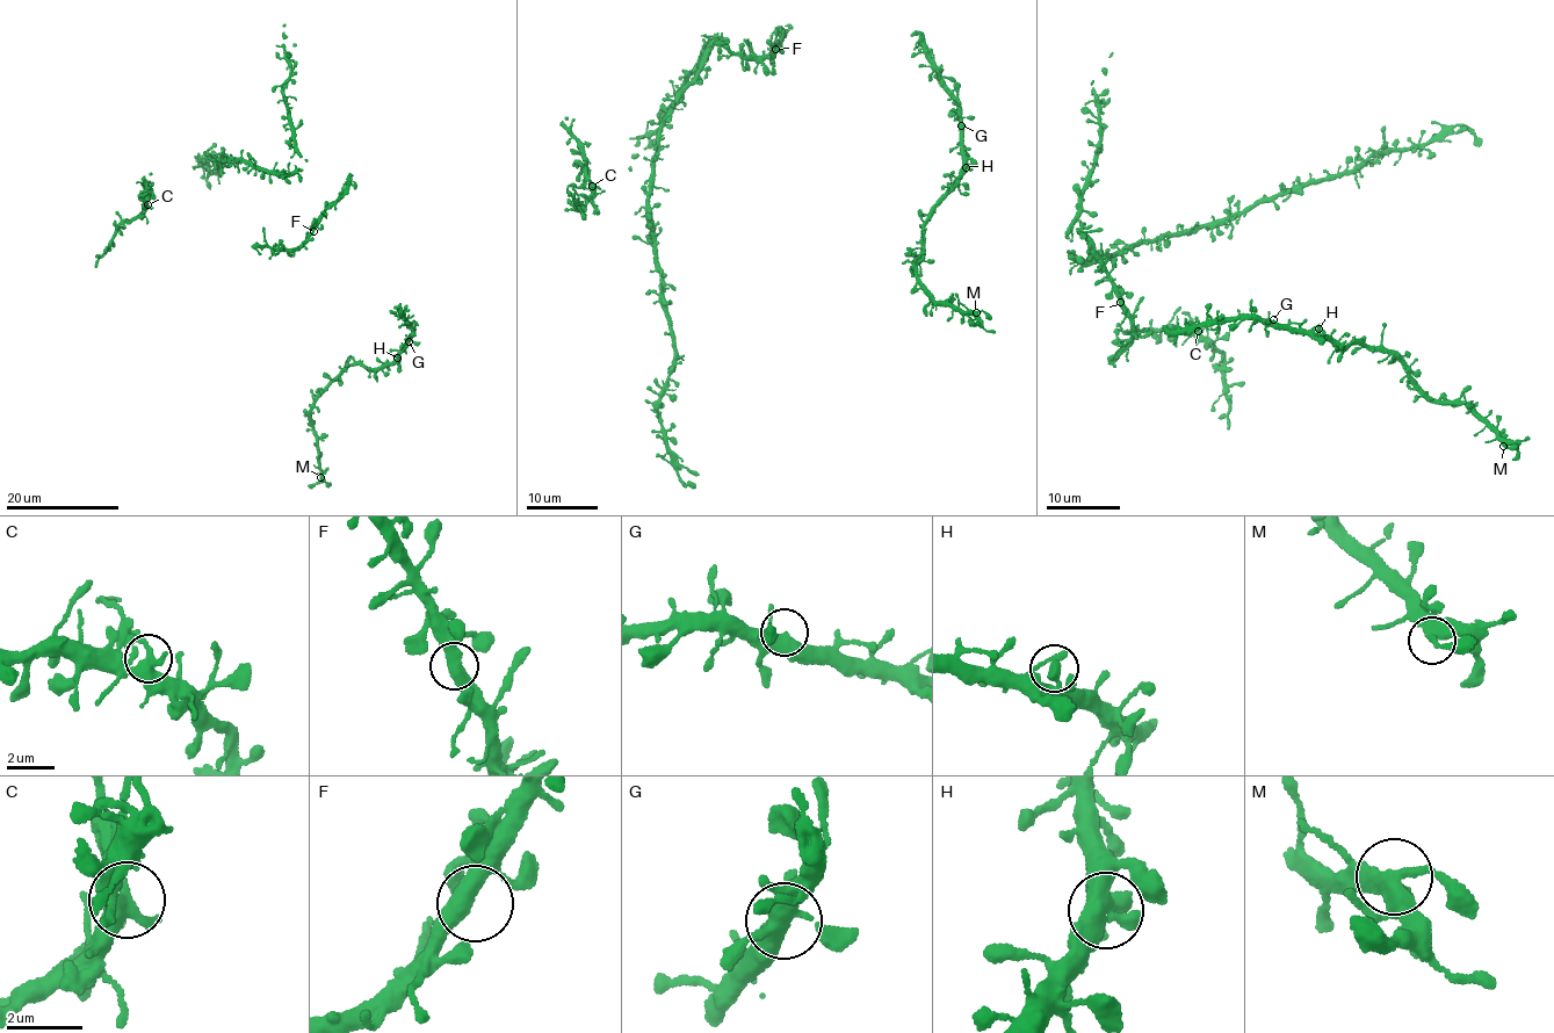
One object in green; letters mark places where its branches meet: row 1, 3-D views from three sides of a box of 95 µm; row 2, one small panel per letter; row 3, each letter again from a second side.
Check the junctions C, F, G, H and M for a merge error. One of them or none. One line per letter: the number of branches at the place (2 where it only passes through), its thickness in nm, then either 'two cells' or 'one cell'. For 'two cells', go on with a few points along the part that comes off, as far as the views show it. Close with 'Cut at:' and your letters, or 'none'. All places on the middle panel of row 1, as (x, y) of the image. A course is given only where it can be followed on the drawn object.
C: 3 branches meet; 360 nm thick; two cells; foreign part runs (593, 187), (572, 186), (566, 193)
F: 2 branches meet; 480 nm thick; one cell
G: 3 branches meet; 400 nm thick; one cell
H: 2 branches meet; 340 nm thick; one cell
M: 4 branches meet; 380 nm thick; one cell
Cut at: C

